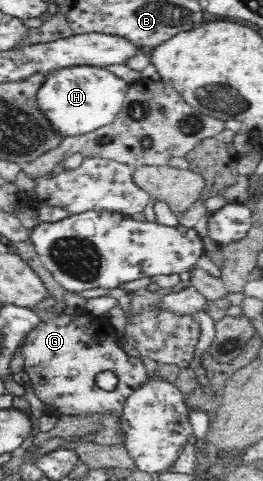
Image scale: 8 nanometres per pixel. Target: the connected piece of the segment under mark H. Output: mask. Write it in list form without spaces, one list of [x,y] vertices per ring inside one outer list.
[[[71,65],[46,75],[44,81],[36,90],[35,99],[39,110],[45,115],[52,131],[62,140],[69,136],[83,136],[111,124],[123,106],[129,85],[123,78],[119,78],[119,76],[104,67]]]

